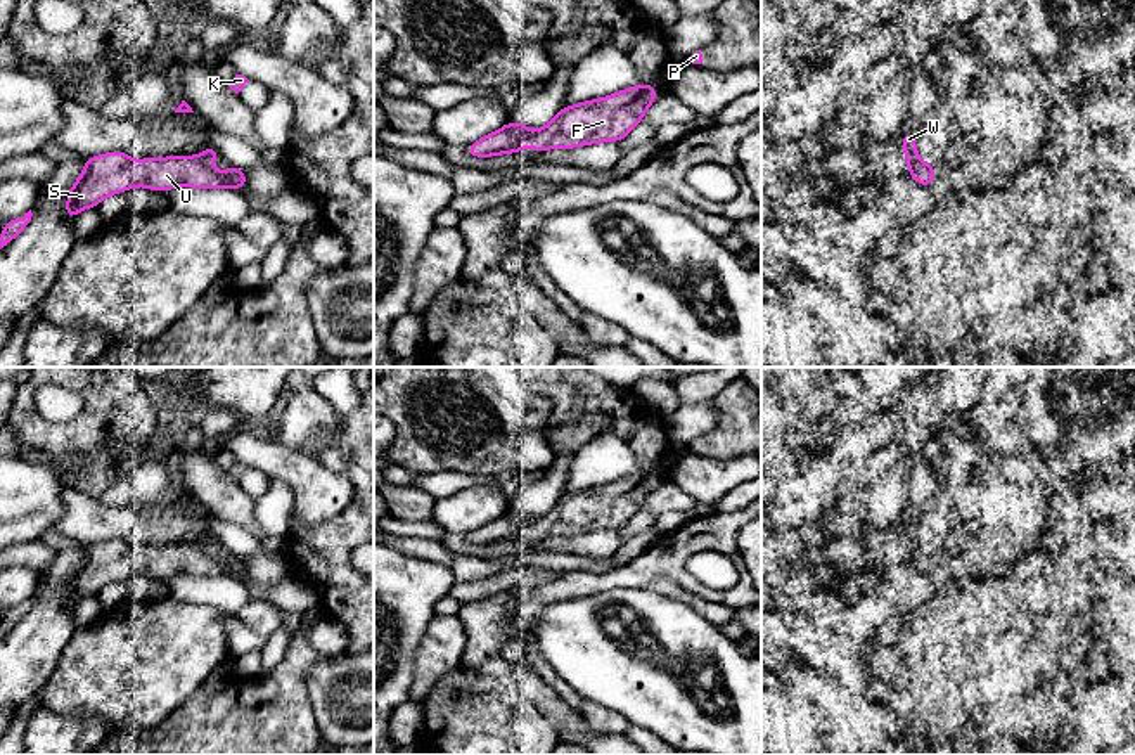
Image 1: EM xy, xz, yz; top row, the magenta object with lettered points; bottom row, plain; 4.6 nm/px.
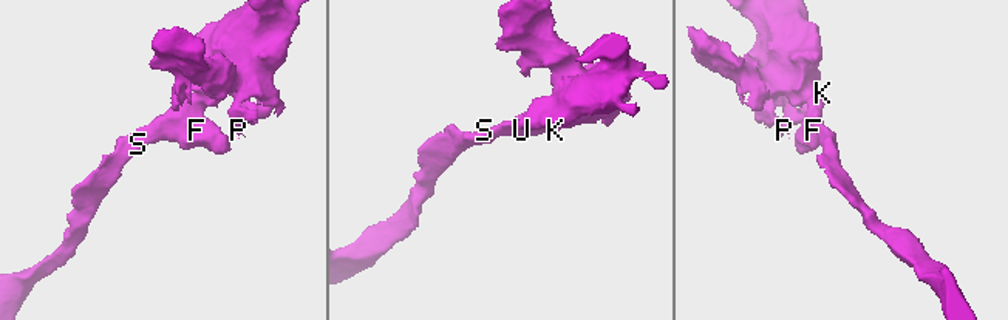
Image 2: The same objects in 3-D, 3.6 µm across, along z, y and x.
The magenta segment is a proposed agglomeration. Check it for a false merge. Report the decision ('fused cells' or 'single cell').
single cell

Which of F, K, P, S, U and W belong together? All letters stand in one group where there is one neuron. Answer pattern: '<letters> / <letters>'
F K P S U W

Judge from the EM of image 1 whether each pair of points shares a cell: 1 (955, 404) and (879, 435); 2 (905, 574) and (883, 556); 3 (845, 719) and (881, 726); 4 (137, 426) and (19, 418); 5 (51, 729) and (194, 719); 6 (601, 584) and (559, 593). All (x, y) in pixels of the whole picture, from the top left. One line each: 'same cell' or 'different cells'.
1: different cells
2: different cells
3: same cell
4: same cell
5: different cells
6: same cell

